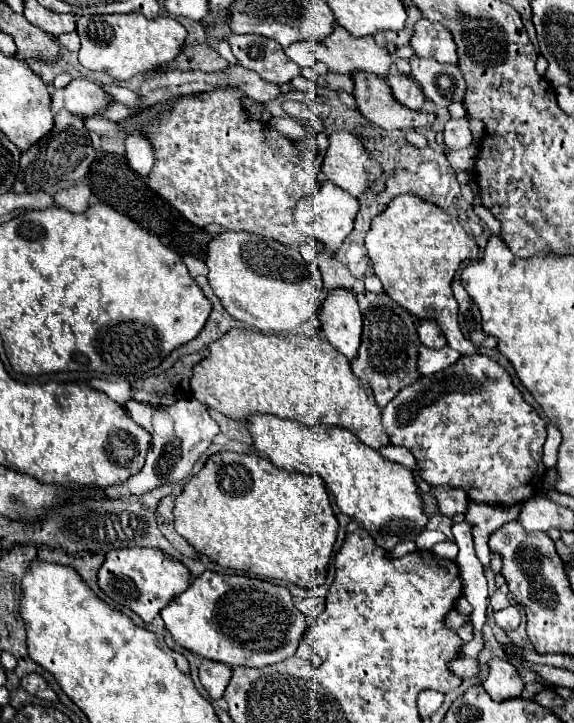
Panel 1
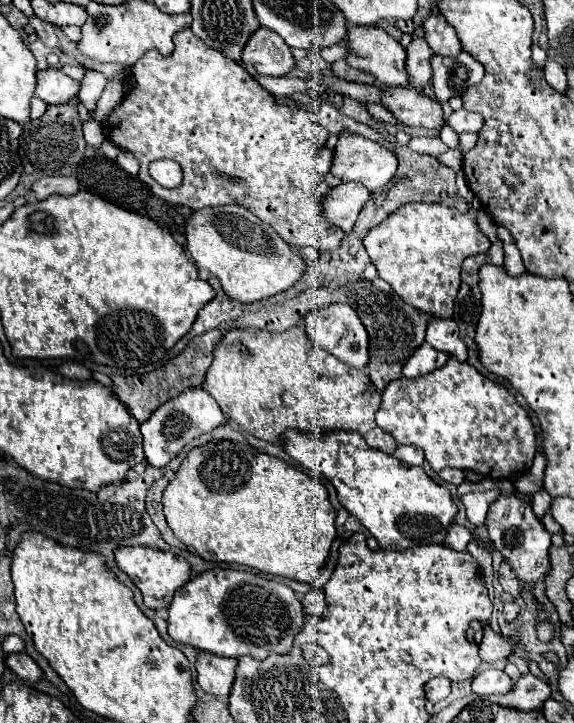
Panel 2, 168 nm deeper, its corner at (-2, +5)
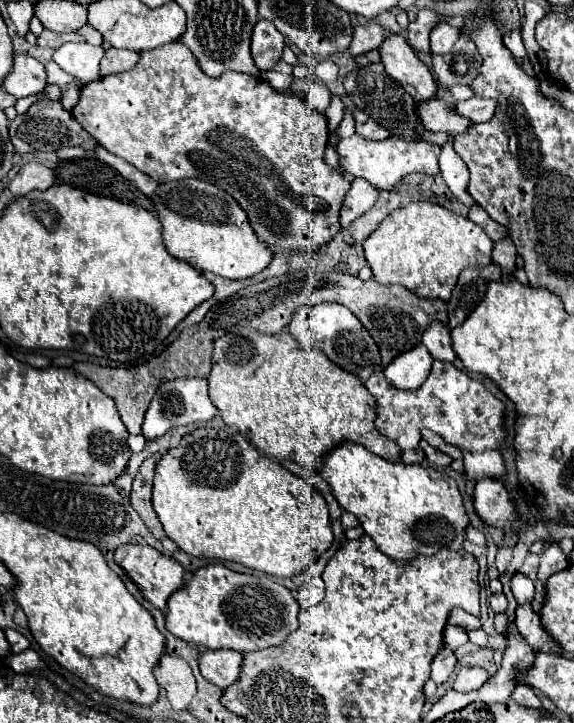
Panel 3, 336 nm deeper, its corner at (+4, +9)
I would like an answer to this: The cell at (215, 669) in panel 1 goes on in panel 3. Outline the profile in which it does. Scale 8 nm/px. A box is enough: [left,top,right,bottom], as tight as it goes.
[198,651,242,691]

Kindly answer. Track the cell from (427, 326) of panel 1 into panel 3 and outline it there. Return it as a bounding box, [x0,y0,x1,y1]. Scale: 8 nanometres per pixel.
[422,321,456,361]

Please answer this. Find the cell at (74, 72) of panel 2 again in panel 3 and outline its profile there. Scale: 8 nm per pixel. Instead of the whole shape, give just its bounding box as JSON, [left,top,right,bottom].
[54,43,104,83]

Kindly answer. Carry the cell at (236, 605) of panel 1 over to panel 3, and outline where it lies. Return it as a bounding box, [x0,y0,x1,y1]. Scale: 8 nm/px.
[166,563,300,653]

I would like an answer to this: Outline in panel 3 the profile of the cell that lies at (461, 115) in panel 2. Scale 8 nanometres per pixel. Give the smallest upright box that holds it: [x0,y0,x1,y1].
[456,97,494,123]

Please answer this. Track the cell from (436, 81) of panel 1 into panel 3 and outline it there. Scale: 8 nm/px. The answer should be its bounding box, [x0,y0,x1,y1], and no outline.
[432,35,482,87]

